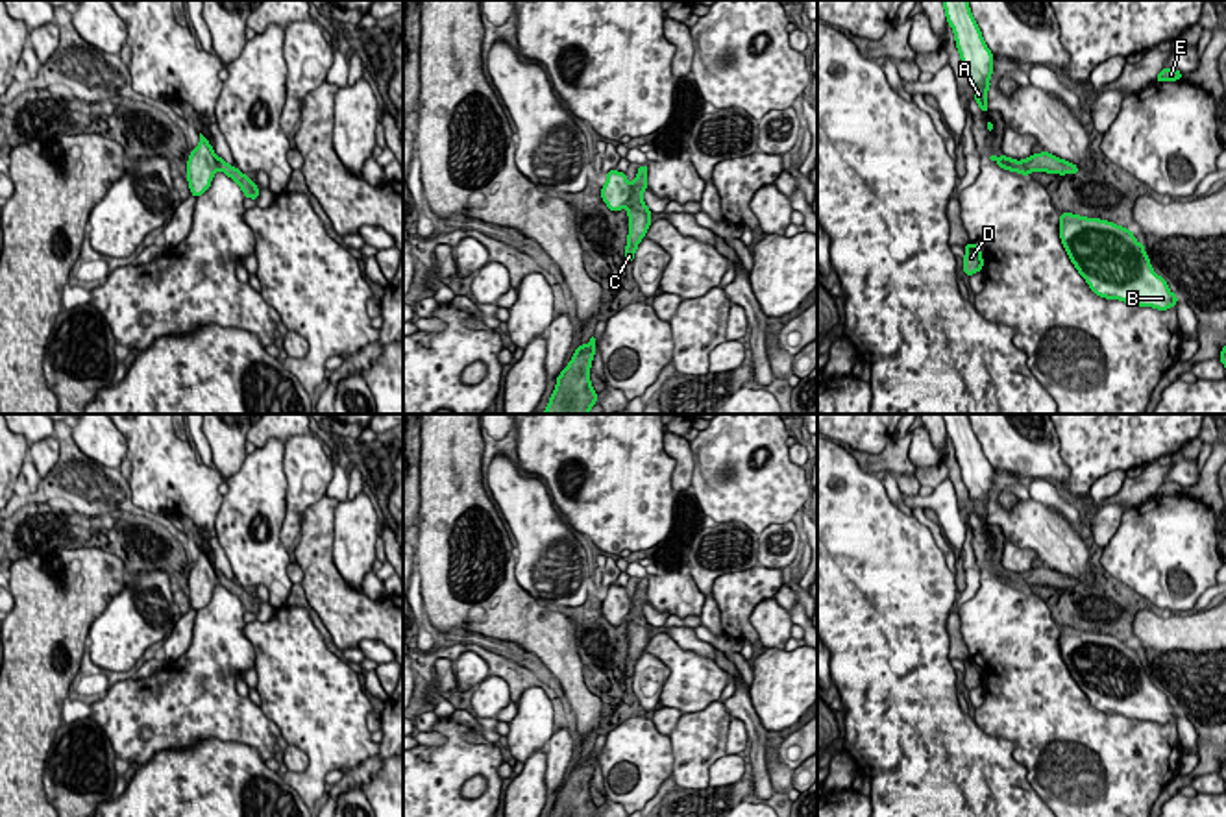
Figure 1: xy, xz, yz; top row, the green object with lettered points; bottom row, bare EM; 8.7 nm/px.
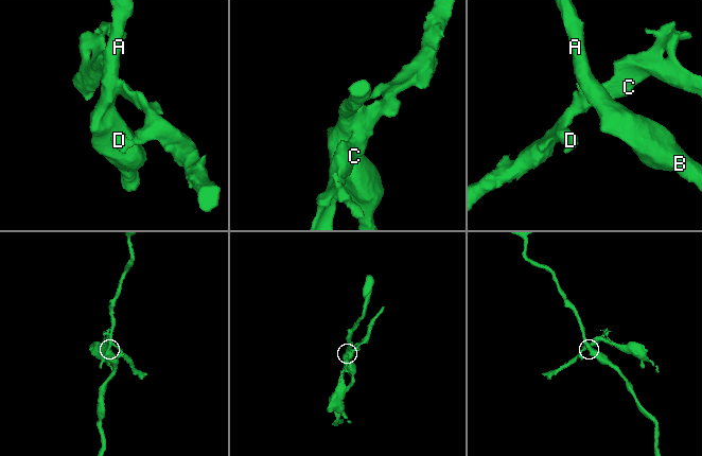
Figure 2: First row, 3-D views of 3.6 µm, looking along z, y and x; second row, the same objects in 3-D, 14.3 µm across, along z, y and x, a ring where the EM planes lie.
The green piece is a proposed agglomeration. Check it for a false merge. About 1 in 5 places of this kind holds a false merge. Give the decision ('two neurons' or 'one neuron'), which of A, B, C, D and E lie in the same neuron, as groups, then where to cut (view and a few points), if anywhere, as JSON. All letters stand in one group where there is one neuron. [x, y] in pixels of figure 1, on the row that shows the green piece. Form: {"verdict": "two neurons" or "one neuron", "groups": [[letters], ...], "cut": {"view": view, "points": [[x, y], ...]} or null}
{"verdict": "two neurons", "groups": [["A", "B"], ["C", "D", "E"]], "cut": {"view": "xz", "points": [[633, 185], [633, 195], [625, 206]]}}

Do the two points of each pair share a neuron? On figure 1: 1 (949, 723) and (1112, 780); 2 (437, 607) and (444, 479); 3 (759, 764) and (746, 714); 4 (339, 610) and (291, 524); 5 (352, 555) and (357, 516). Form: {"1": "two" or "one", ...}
{"1": "two", "2": "one", "3": "one", "4": "two", "5": "one"}

